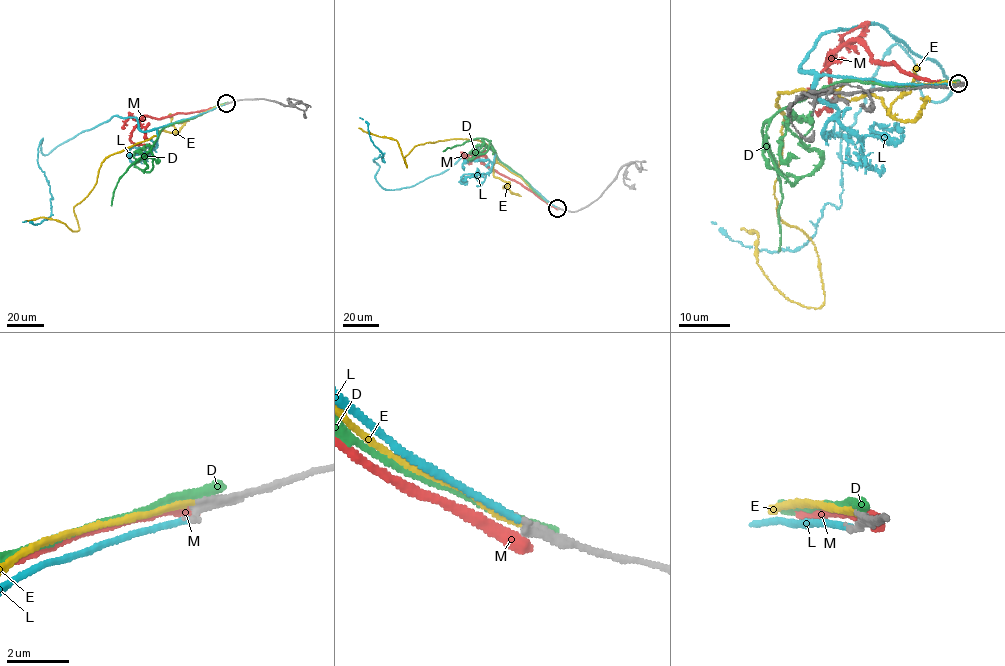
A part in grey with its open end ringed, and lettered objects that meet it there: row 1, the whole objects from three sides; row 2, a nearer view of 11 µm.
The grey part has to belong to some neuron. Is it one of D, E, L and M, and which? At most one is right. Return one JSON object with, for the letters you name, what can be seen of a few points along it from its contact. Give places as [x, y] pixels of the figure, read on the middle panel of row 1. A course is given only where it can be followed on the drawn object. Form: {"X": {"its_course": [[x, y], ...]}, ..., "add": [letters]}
{"E": {"its_course": [[557, 208], [496, 161], [493, 150], [476, 140], [416, 145], [404, 157], [406, 167], [396, 140], [358, 128]]}, "add": ["E"]}

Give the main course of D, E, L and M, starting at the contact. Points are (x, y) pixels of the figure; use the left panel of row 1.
D: (227, 103), (162, 128), (151, 150), (149, 171), (137, 167), (133, 155), (140, 149), (157, 160)
E: (226, 103), (169, 124), (157, 135), (105, 159), (91, 191), (73, 208), (76, 231), (41, 217), (23, 222)
L: (226, 104), (144, 131), (135, 117), (114, 116), (44, 155), (42, 138), (37, 163), (51, 215), (22, 222)
M: (226, 103), (161, 118), (143, 116), (130, 139), (135, 144), (149, 143)

